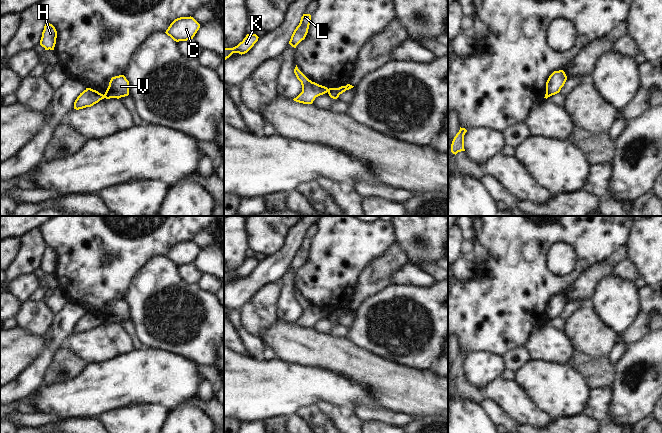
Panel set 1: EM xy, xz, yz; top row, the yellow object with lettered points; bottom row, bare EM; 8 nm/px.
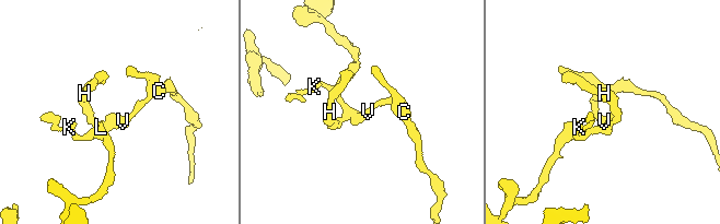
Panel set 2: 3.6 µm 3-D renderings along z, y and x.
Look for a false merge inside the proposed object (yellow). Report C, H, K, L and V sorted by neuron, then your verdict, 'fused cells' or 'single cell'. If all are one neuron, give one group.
groups C V / H K L; fused cells

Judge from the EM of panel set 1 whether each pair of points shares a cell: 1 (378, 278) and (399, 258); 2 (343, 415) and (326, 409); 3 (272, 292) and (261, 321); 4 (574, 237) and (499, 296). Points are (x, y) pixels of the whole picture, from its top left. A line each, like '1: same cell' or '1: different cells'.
1: same cell
2: same cell
3: same cell
4: same cell

